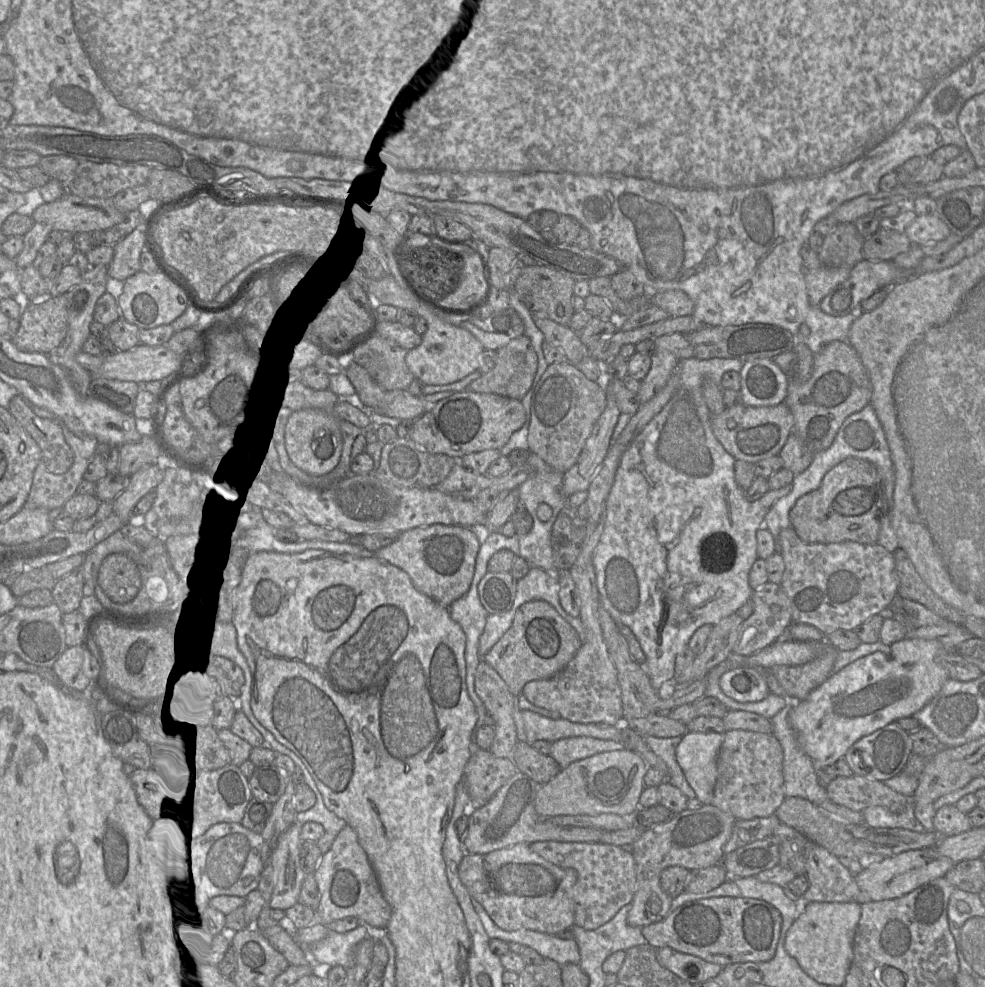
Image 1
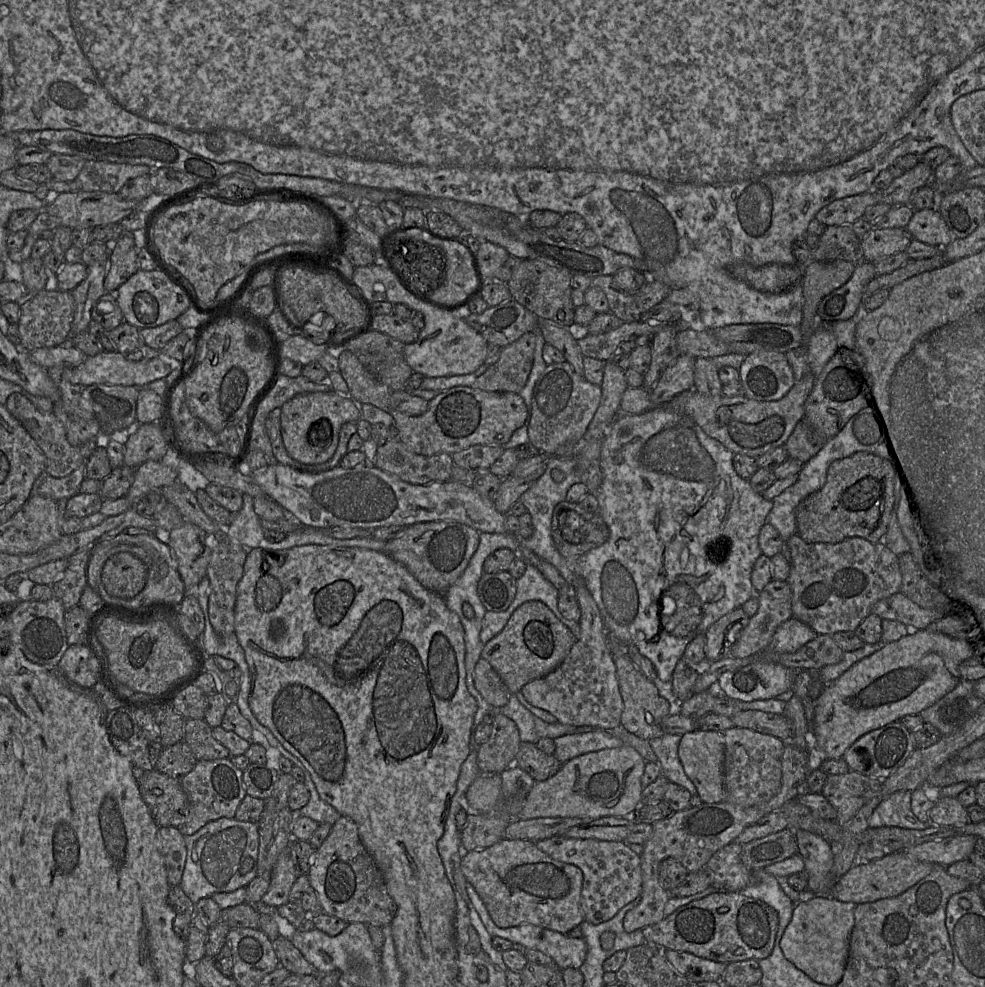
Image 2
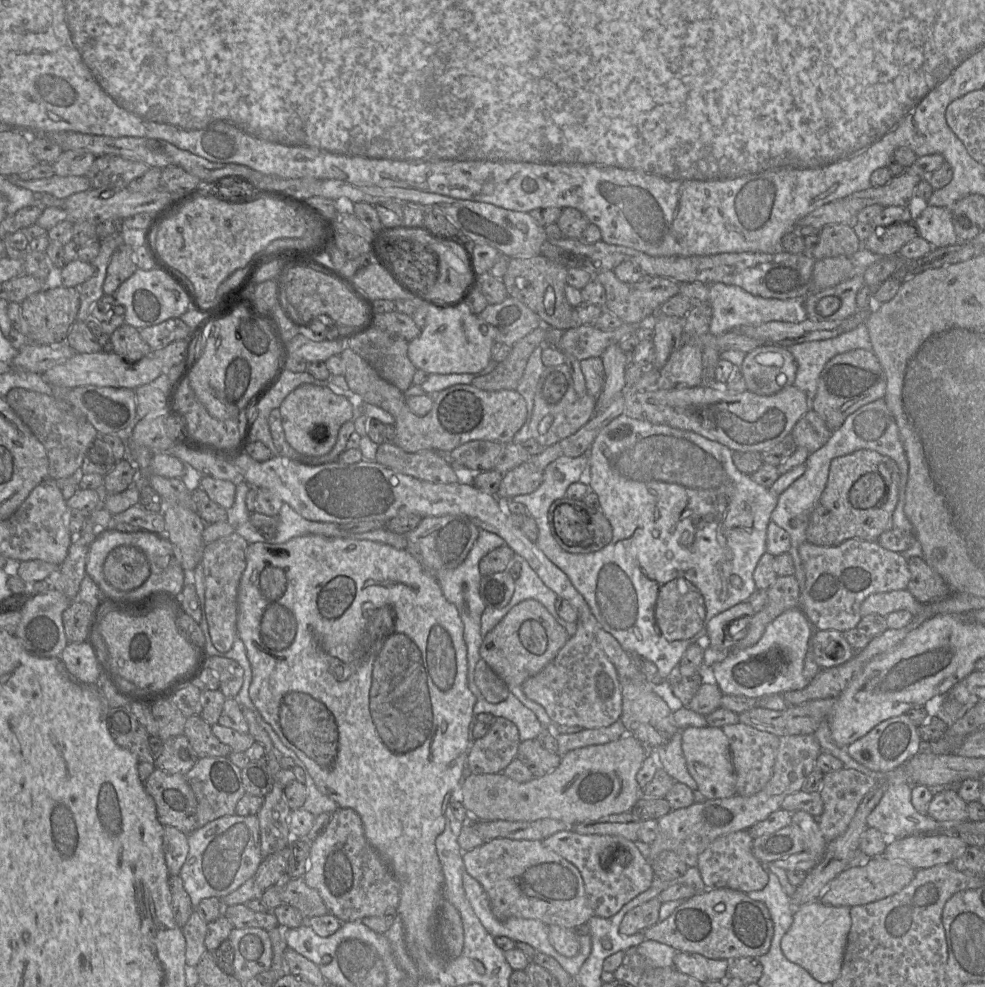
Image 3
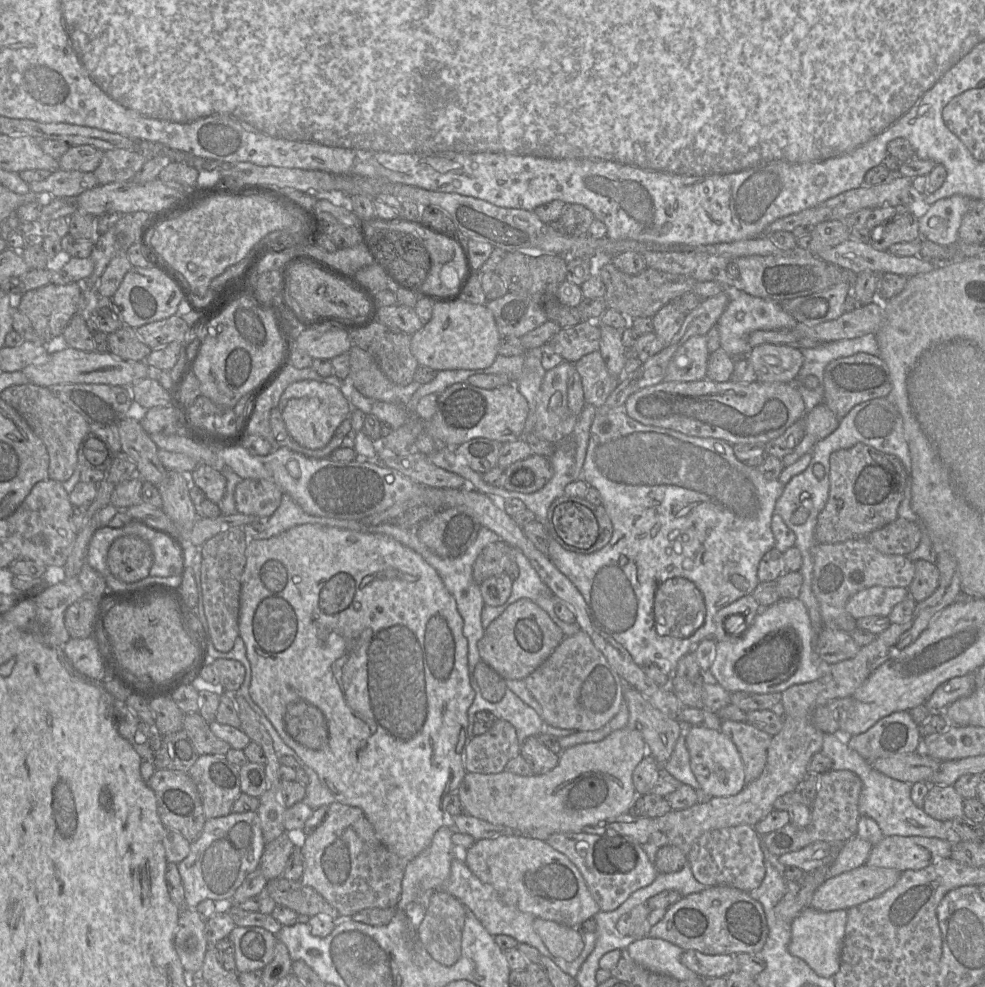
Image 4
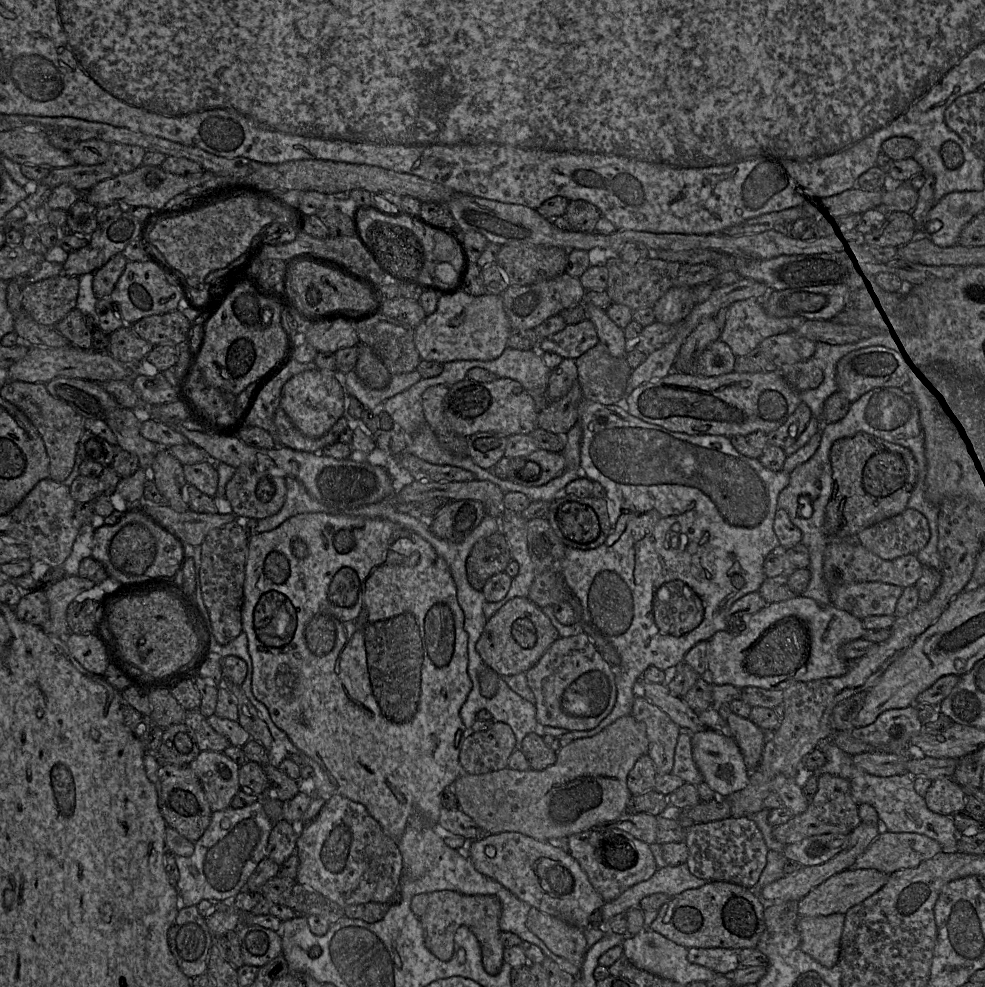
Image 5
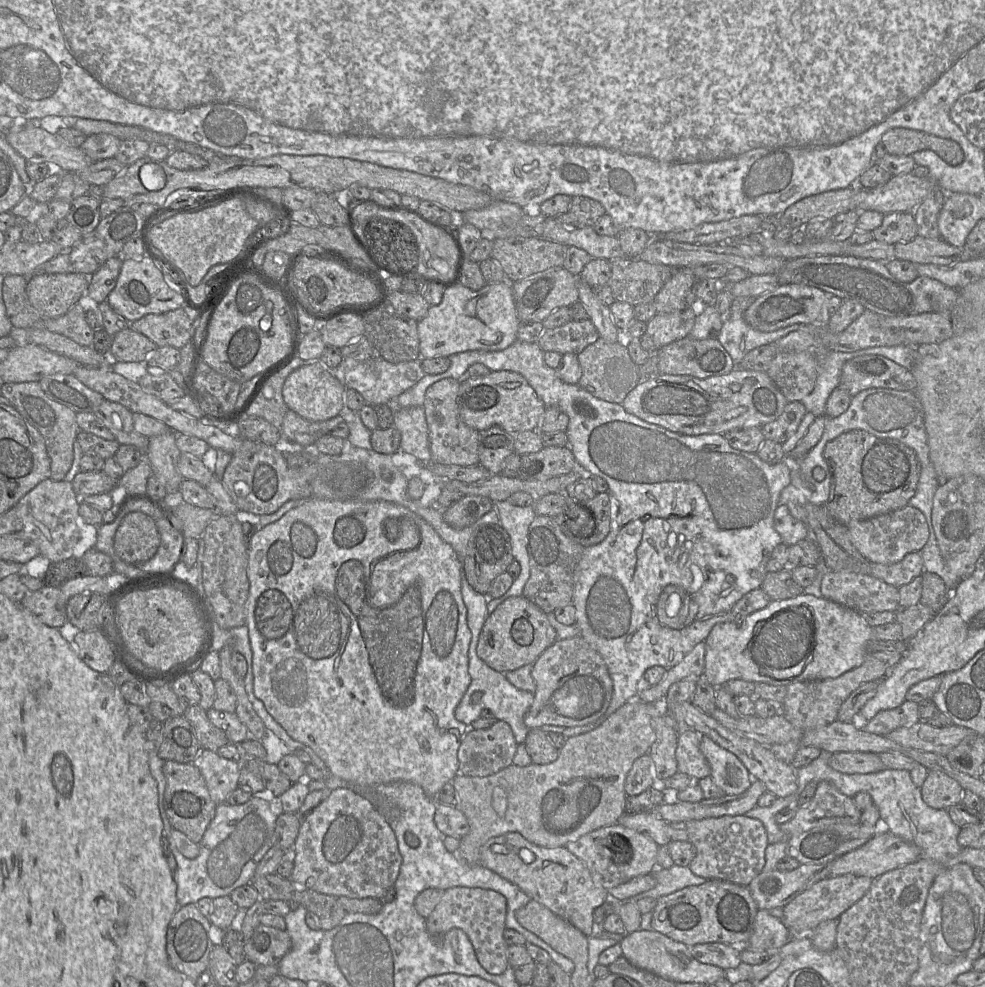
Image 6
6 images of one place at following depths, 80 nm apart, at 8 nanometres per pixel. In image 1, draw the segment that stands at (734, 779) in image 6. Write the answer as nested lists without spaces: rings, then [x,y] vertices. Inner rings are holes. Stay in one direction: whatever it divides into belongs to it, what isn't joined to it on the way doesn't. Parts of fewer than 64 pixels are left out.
[[[687,732],[676,749],[677,761],[703,804],[711,804],[717,780],[717,758],[724,733]]]

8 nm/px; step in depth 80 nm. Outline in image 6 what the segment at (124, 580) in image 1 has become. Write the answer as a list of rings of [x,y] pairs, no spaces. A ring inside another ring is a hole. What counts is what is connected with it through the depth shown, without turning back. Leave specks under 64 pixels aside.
[[[140,511],[125,515],[113,536],[115,553],[131,565],[150,560],[159,545],[160,534],[154,519]]]

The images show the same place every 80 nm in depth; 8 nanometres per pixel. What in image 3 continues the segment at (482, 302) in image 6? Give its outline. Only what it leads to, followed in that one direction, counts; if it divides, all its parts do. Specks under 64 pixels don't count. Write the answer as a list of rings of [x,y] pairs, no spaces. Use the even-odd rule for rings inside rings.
[[[428,305],[426,325],[418,337],[409,341],[408,357],[416,369],[429,374],[476,373],[490,363],[494,343],[494,329],[465,307],[440,309]]]

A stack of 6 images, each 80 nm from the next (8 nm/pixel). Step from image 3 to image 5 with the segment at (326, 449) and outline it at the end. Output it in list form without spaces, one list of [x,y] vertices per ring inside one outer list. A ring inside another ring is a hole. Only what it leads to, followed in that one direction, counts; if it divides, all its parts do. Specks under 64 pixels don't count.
[[[315,368],[290,378],[282,387],[280,407],[293,422],[295,427],[305,436],[319,438],[325,435],[344,415],[346,391],[344,379],[338,372],[330,372]]]

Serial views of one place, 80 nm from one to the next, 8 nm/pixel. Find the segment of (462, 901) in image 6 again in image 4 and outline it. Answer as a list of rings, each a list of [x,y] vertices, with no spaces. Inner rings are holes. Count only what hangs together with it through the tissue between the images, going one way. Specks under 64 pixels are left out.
[[[435,890],[429,897],[425,915],[417,928],[418,937],[431,957],[444,966],[455,964],[461,957],[461,938],[466,914],[467,907],[446,891]]]

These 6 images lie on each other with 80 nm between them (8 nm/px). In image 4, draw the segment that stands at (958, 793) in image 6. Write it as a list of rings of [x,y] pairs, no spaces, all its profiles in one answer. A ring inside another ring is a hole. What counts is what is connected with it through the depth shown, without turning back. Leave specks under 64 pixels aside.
[[[931,784],[923,810],[936,820],[950,823],[953,819],[964,816],[964,799],[952,785]]]

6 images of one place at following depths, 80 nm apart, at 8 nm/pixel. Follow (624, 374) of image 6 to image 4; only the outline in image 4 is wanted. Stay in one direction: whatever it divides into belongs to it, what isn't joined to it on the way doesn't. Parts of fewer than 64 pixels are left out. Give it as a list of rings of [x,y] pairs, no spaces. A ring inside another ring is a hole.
[[[600,350],[583,356],[575,367],[582,380],[586,404],[596,408],[603,406],[620,379],[610,374]]]

